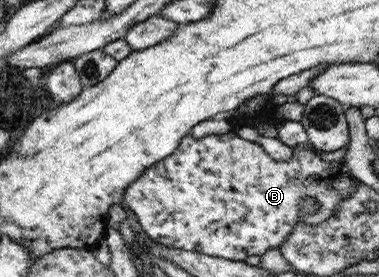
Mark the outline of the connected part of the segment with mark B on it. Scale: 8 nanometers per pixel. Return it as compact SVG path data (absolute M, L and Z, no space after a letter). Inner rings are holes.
M232 130L225 134L212 134L200 139L196 139L191 135L186 136L181 140L180 147L176 149L172 156L165 157L164 160L158 161L157 164L145 169L136 181L133 181L133 183L126 188L124 203L126 203L126 205L128 205L134 212L136 219L138 219L142 229L144 229L148 237L155 242L181 250L224 258L230 261L244 261L246 257L250 257L250 255L262 256L269 249L279 249L281 245L289 239L289 235L294 231L296 224L299 223L299 207L302 199L306 197L314 197L314 199L317 199L320 203L320 208L318 208L317 212L305 214L303 223L306 223L307 225L320 225L323 221L328 220L329 217L332 217L335 214L338 210L339 203L343 201L343 199L350 197L357 190L359 184L360 181L353 176L351 169L346 165L343 156L324 156L323 153L318 153L318 151L315 151L310 146L302 145L294 147L293 156L290 161L272 161L272 157L260 147L260 144L252 143L252 141L240 138L237 132Z

